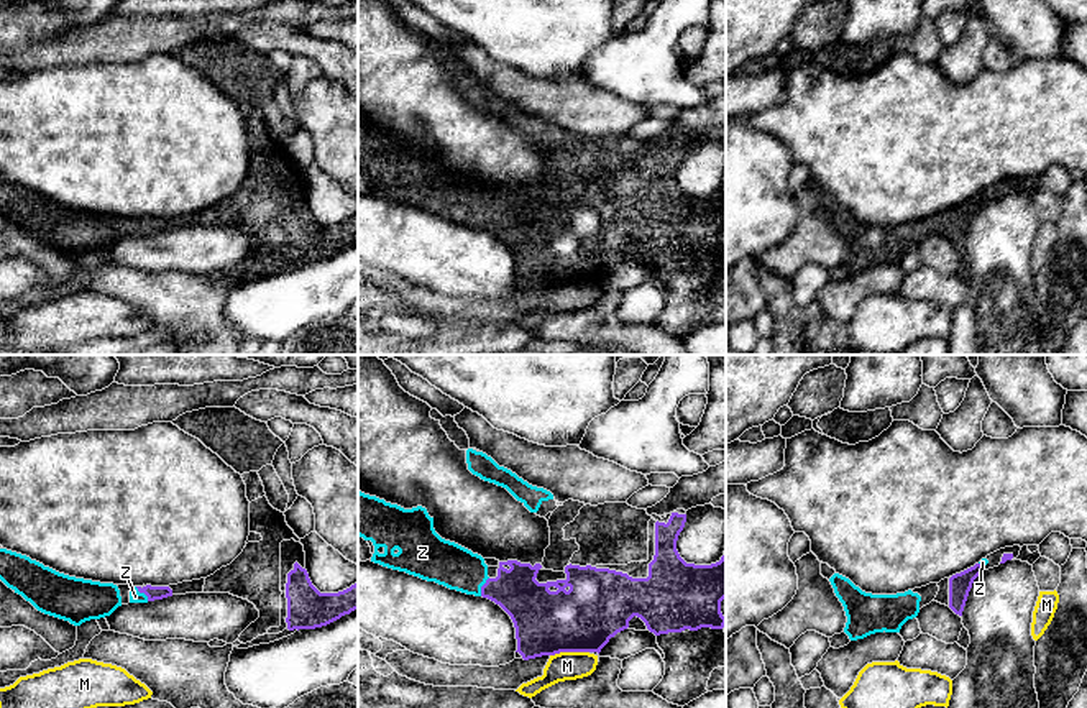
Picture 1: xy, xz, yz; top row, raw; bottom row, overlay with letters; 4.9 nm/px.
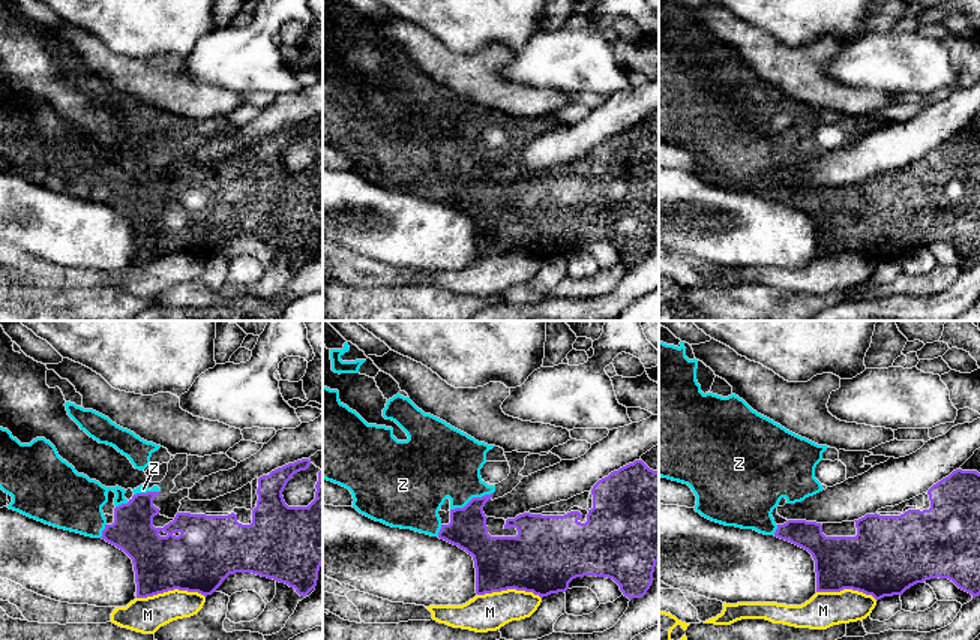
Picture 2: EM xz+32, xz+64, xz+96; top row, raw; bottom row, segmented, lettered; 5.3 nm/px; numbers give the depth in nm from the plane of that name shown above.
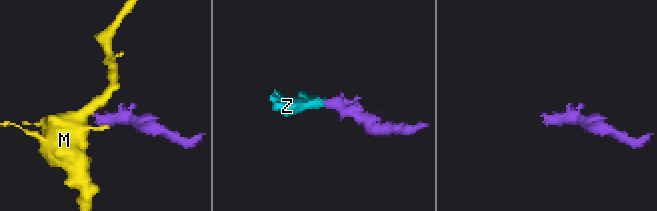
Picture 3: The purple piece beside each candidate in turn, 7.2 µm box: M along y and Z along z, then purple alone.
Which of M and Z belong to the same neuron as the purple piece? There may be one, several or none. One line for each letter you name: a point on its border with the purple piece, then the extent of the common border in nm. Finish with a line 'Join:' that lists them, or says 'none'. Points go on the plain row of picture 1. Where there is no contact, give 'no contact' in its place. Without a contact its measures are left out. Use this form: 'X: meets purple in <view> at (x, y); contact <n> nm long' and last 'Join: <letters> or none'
Z: meets purple in xz at (481, 219); contact 100 nm long
Join: Z

